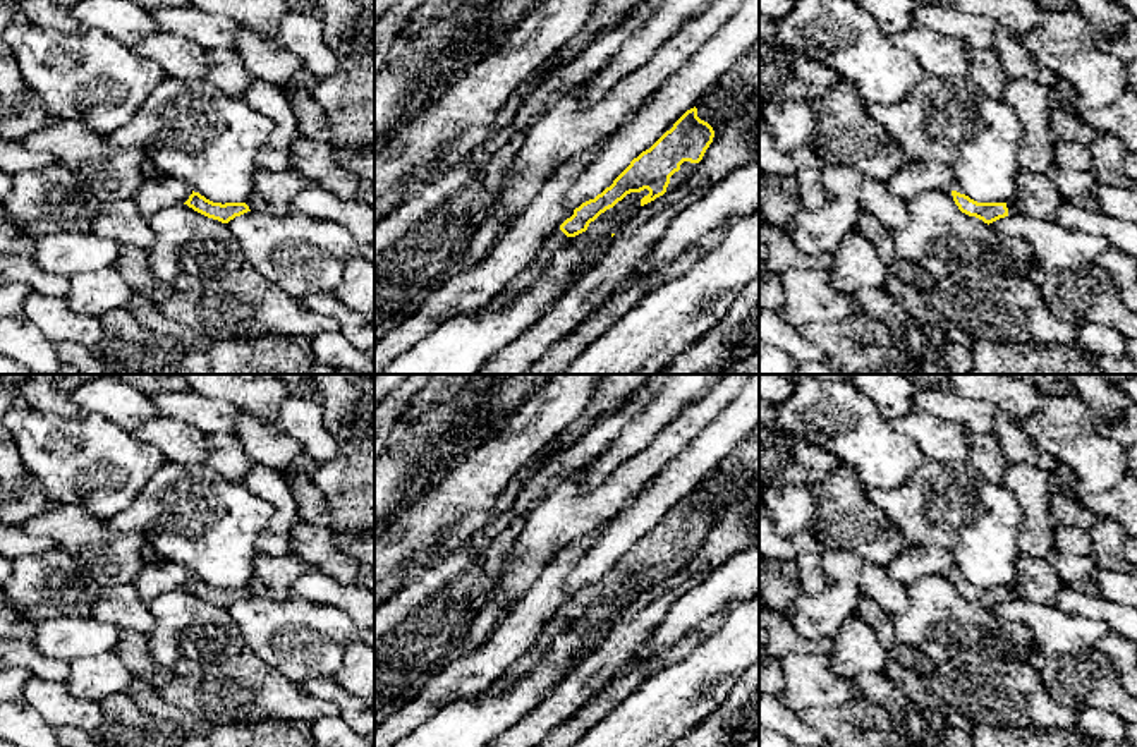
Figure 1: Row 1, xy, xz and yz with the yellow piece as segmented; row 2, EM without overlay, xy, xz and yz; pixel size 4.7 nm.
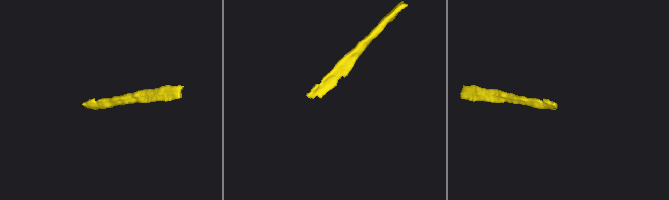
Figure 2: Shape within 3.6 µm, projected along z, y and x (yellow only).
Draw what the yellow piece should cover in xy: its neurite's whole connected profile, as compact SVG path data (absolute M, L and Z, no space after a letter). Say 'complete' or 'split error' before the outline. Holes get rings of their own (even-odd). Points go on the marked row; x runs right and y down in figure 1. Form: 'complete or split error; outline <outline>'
complete; outline M194 191L184 204L187 204L194 211L198 211L208 218L218 220L222 223L228 223L235 216L240 216L240 215L251 211L246 203L225 203L225 204L213 203Z

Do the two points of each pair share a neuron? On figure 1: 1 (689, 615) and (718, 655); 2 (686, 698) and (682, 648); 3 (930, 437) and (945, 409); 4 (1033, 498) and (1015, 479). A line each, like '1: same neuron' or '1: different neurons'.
1: different neurons
2: different neurons
3: different neurons
4: same neuron

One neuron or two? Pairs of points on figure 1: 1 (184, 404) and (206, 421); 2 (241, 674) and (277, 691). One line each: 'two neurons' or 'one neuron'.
1: one neuron
2: one neuron

